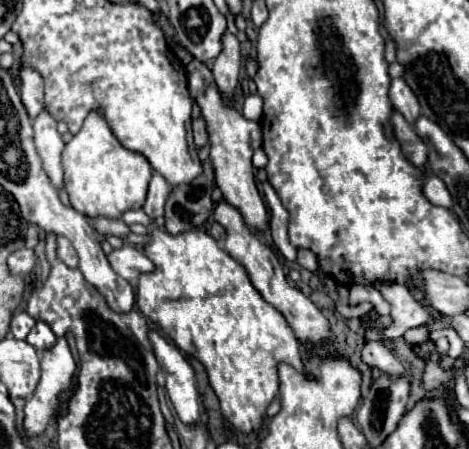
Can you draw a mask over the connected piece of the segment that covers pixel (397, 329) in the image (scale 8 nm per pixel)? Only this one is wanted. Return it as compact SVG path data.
M374 281L372 287L376 287L382 297L392 305L392 327L386 327L382 331L384 339L396 339L406 333L406 329L412 327L422 327L422 325L432 325L434 317L432 313L426 311L426 307L416 301L406 285L394 283L394 281Z

